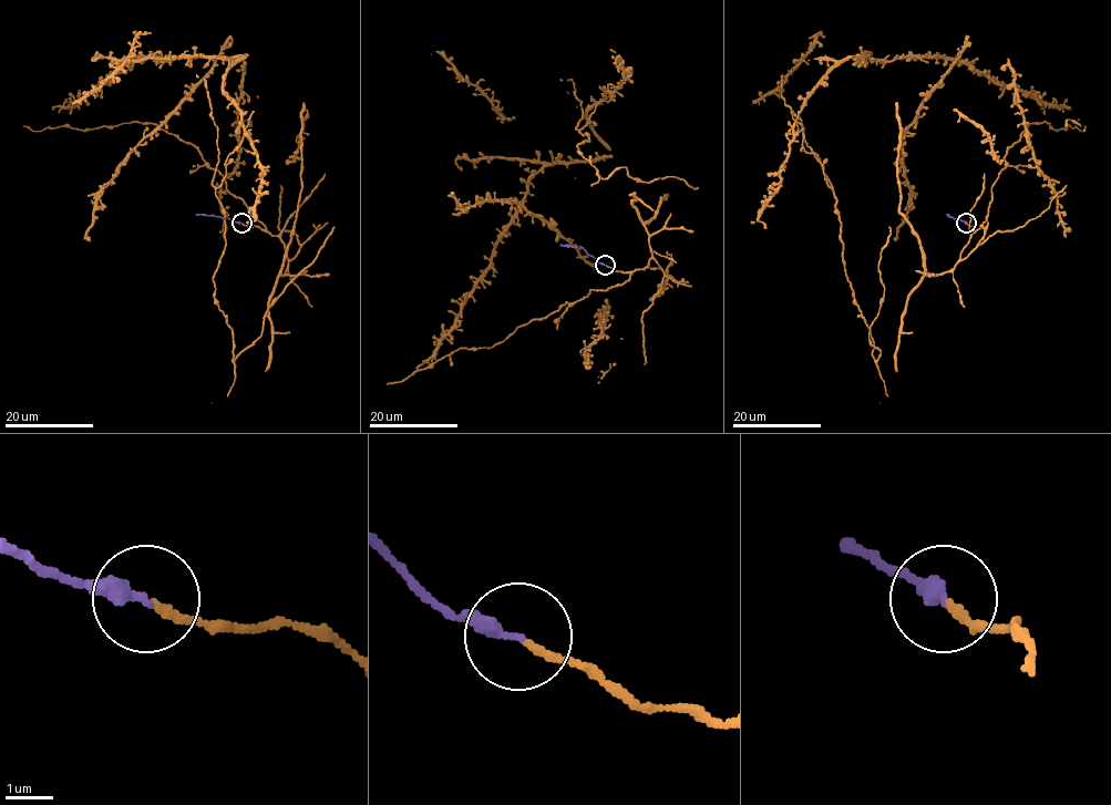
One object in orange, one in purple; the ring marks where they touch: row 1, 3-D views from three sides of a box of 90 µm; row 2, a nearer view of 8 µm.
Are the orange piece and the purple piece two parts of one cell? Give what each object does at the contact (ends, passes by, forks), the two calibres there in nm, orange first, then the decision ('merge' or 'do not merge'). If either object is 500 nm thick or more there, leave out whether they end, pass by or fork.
orange ends there; purple ends there; 170 nm thick on the orange side, 300 nm on the other; merge

